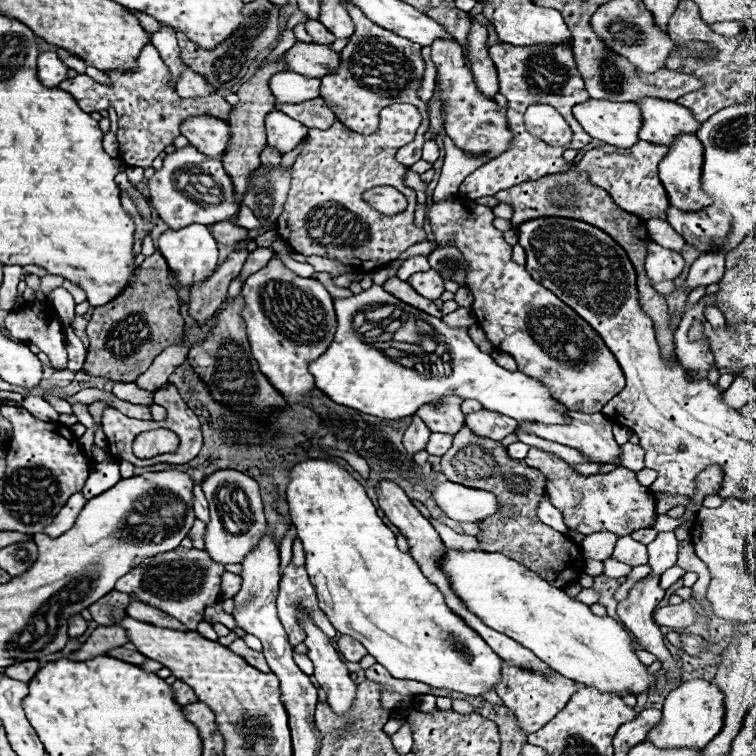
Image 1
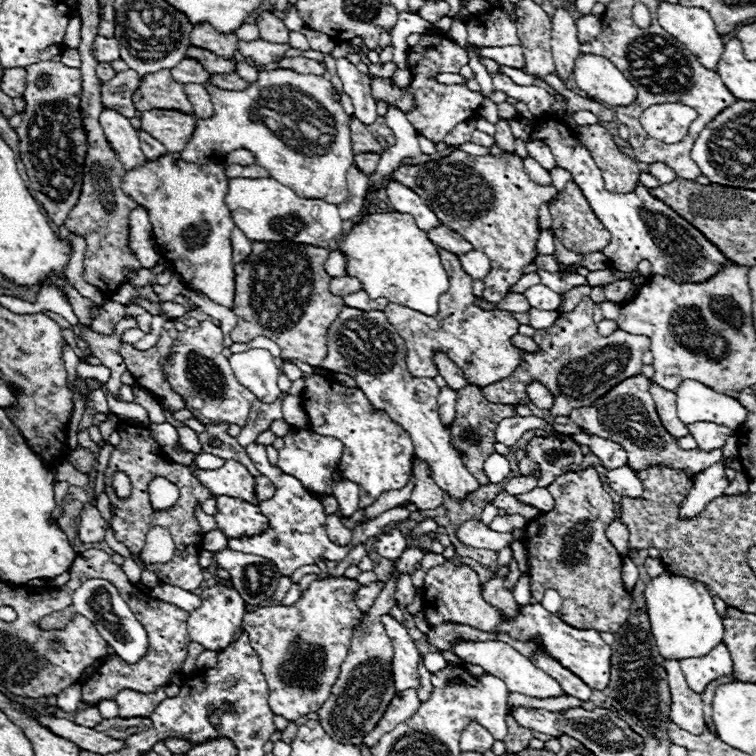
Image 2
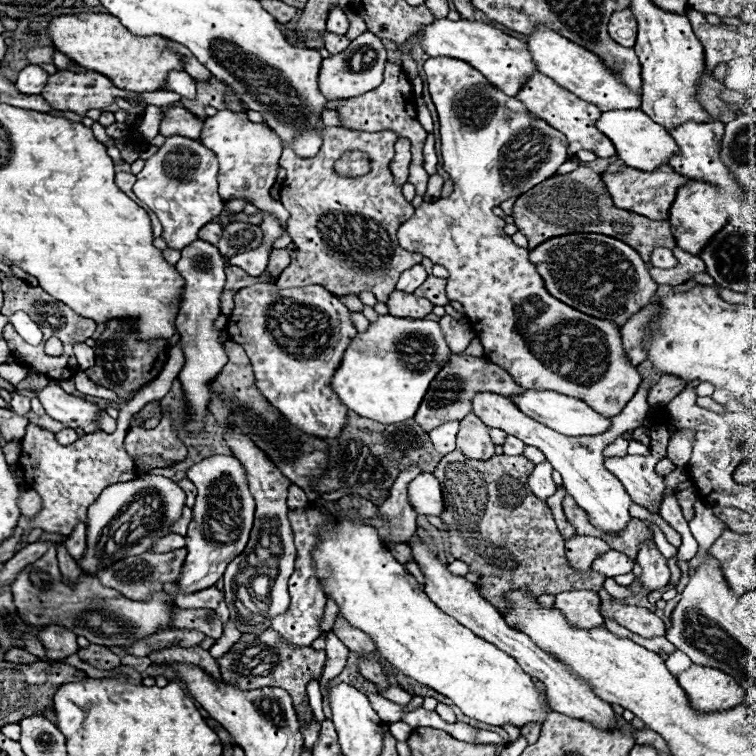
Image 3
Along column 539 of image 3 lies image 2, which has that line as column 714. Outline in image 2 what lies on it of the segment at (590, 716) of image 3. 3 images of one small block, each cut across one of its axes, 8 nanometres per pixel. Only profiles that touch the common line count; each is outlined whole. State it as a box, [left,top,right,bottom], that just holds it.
[680,642,732,692]

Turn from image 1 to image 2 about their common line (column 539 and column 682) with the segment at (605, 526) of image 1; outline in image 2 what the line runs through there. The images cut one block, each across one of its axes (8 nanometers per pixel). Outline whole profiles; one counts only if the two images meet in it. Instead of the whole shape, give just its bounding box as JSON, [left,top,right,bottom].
[570,374,722,474]

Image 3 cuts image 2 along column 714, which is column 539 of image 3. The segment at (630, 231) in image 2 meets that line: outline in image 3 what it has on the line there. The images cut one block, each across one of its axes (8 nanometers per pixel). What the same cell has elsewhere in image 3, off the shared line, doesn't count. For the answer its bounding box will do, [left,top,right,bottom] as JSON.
[530,234,658,326]

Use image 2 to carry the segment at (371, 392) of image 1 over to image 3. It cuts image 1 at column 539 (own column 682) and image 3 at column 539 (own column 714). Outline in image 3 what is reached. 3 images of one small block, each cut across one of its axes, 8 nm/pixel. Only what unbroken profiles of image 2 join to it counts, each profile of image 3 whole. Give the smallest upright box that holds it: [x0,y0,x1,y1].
[510,390,610,436]

